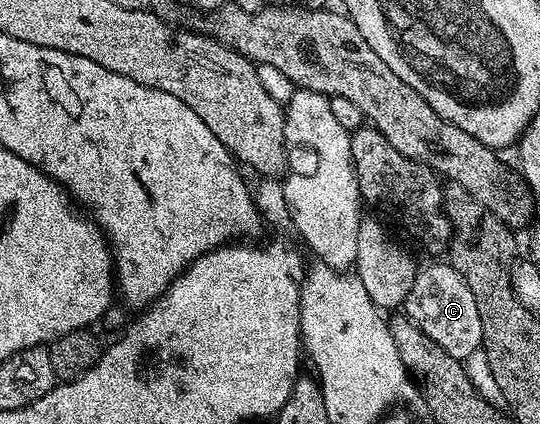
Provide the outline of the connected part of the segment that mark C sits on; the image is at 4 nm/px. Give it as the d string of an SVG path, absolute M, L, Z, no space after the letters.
M434 260L431 266L417 271L412 280L412 288L404 303L404 313L411 318L424 332L424 336L432 336L448 356L465 360L479 353L482 344L482 329L480 328L480 312L476 312L476 299L468 284L451 266L449 261Z

